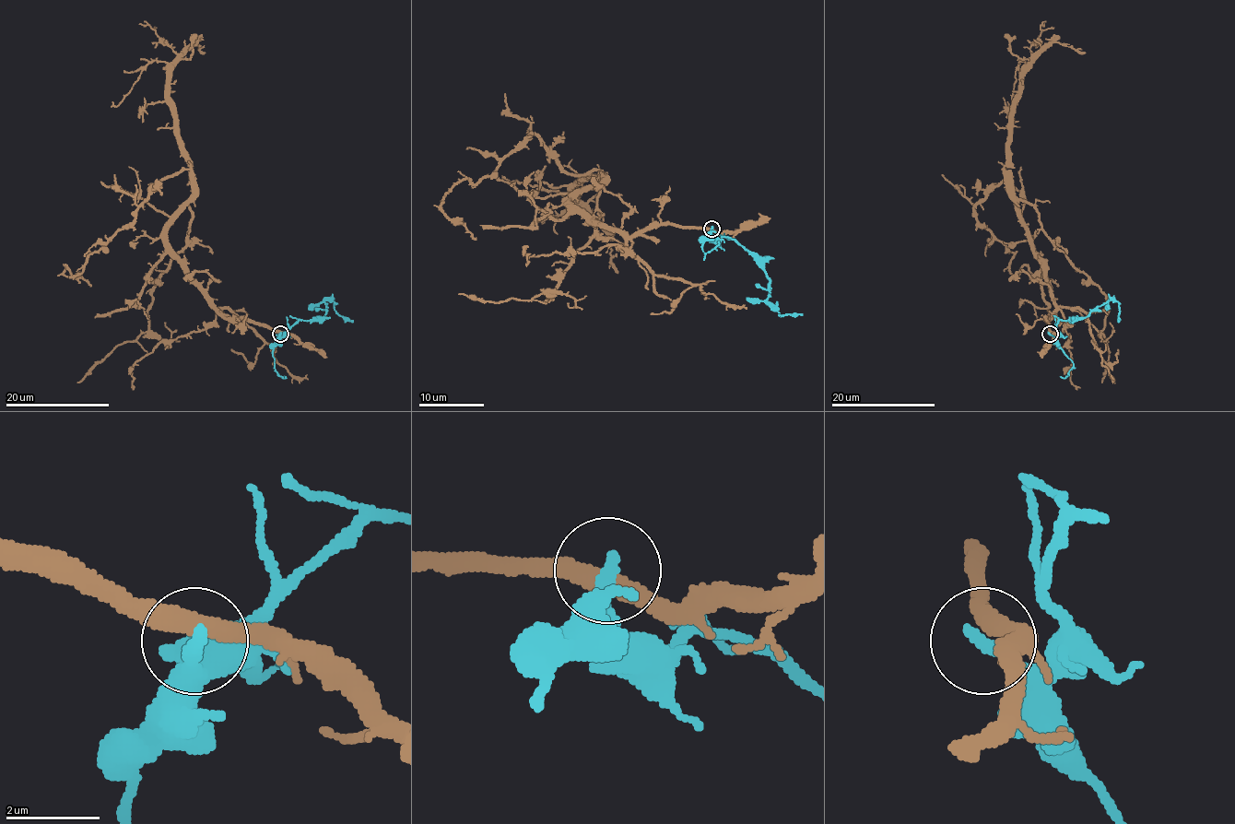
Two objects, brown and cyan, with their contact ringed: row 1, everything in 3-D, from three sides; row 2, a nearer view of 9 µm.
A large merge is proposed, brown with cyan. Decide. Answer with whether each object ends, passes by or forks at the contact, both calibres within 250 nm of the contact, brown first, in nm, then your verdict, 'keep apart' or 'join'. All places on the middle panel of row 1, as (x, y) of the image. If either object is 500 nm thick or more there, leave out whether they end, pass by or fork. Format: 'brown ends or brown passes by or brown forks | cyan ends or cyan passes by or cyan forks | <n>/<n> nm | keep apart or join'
brown passes by | cyan ends | 400/320 nm | keep apart

